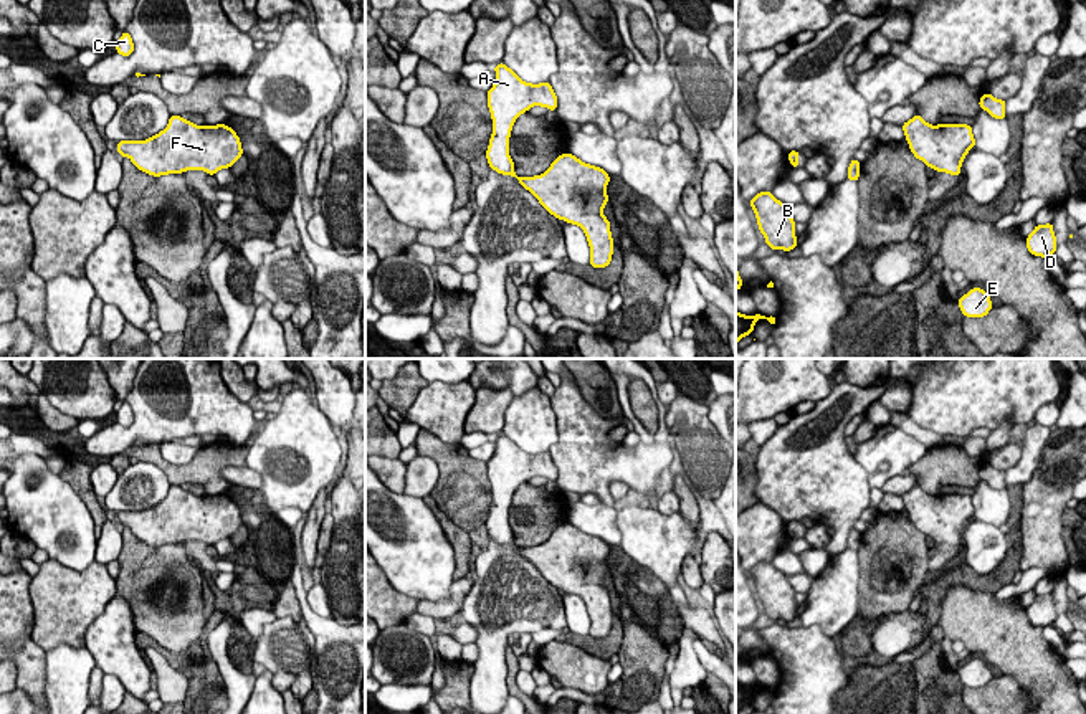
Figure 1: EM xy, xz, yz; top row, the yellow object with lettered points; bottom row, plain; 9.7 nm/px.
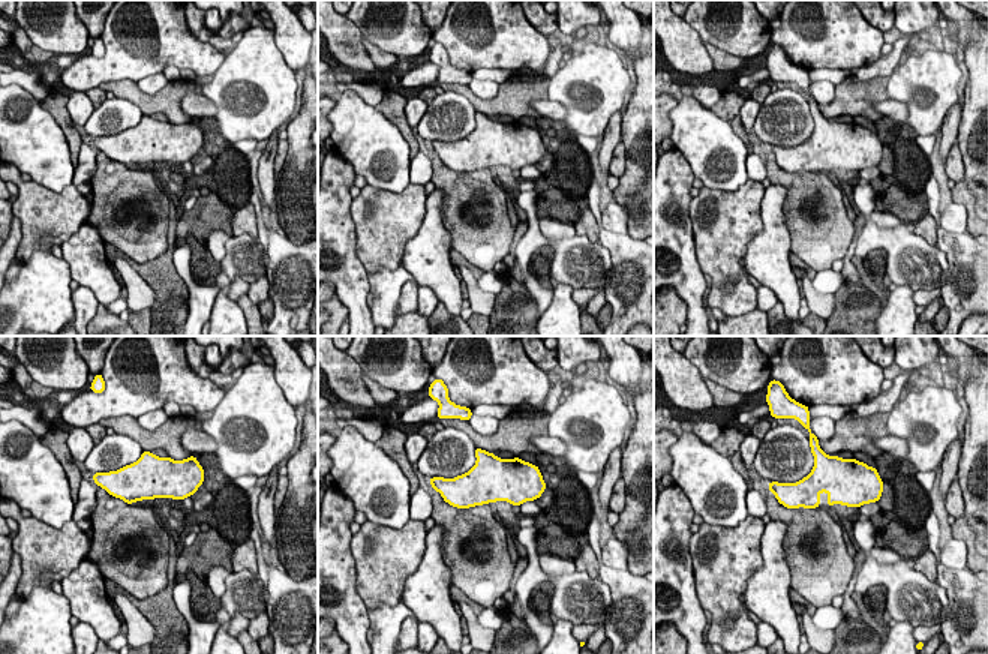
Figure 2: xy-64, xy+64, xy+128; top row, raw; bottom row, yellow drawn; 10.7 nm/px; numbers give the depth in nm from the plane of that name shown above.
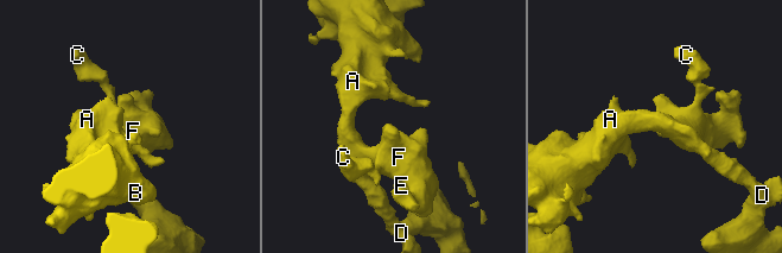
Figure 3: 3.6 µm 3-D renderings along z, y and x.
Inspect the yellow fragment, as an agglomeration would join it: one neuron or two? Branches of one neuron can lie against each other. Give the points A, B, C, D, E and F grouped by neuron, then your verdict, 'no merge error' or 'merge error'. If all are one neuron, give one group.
groups A B C D E F; no merge error

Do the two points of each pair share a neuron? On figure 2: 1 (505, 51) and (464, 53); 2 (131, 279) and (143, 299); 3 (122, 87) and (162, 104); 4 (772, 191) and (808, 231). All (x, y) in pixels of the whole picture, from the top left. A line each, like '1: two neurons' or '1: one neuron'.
1: one neuron
2: one neuron
3: one neuron
4: two neurons

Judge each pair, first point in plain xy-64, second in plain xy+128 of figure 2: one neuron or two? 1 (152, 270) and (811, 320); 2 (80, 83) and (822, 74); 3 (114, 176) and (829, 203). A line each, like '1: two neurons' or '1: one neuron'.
1: two neurons
2: two neurons
3: one neuron

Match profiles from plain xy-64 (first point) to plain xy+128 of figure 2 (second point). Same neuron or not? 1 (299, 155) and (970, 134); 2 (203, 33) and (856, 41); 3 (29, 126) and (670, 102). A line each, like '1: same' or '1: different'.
1: same
2: different
3: different

